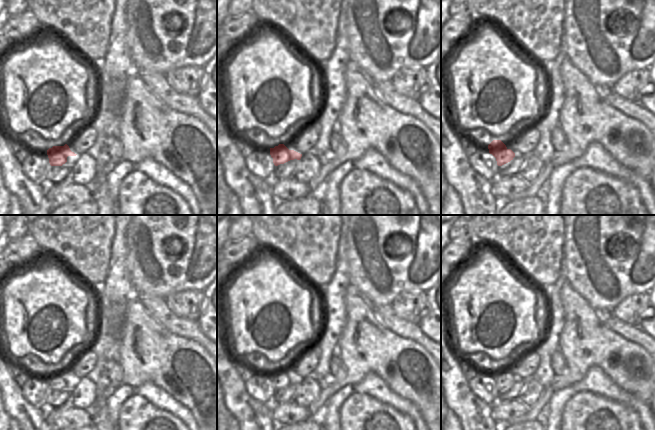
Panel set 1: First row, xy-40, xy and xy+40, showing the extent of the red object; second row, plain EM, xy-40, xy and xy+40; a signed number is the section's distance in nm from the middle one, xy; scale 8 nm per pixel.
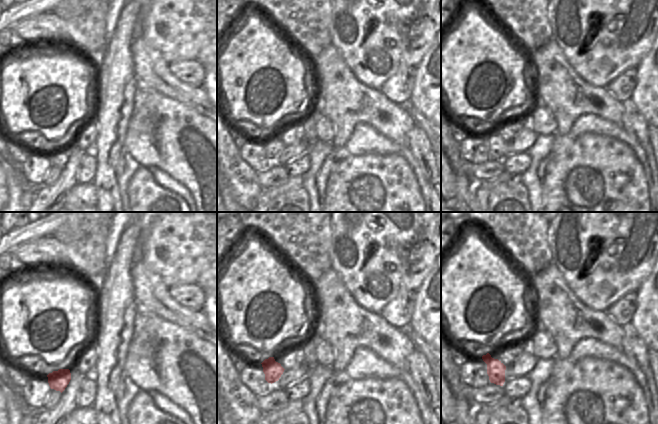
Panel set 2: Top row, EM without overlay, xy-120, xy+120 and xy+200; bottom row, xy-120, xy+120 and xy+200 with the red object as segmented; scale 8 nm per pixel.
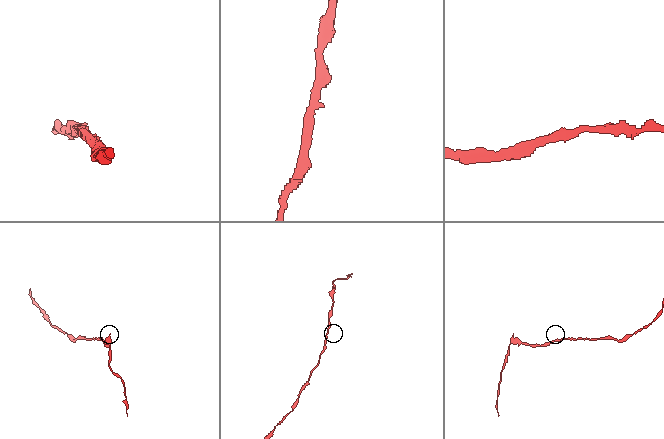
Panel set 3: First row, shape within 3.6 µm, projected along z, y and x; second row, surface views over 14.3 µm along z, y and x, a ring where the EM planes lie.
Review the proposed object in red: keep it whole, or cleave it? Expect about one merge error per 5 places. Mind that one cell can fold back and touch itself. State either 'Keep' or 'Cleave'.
Keep

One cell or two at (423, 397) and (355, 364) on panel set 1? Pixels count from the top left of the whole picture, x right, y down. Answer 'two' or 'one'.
one

